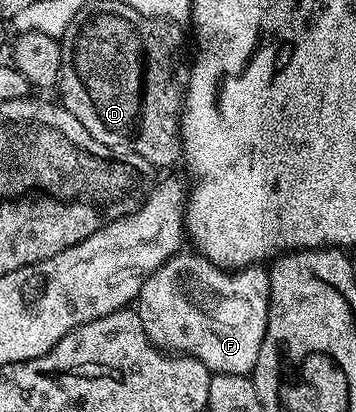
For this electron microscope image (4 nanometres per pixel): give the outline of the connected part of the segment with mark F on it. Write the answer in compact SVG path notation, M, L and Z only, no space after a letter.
M200 253L172 255L159 269L145 278L135 300L135 310L147 337L157 347L190 355L203 361L211 373L249 375L259 361L259 349L269 320L269 272L261 265L248 265L230 273Z

